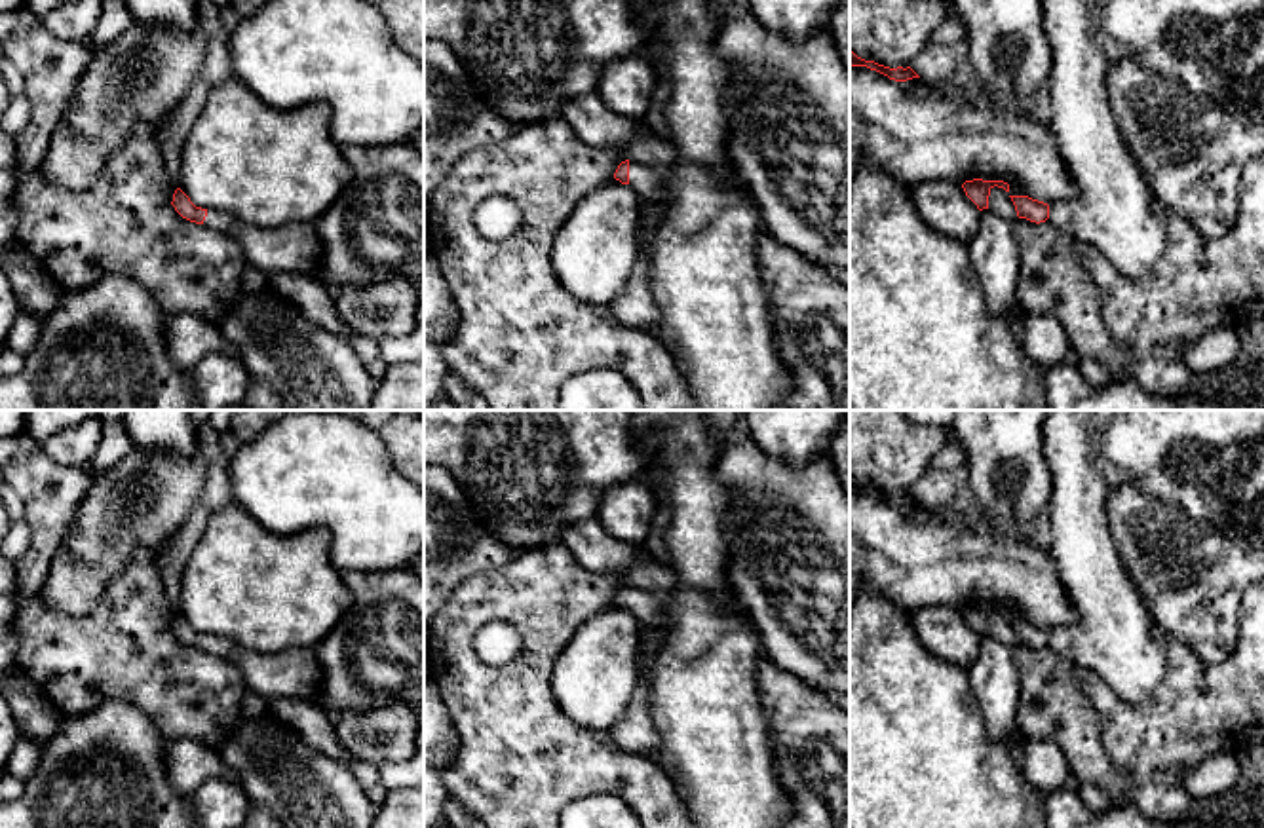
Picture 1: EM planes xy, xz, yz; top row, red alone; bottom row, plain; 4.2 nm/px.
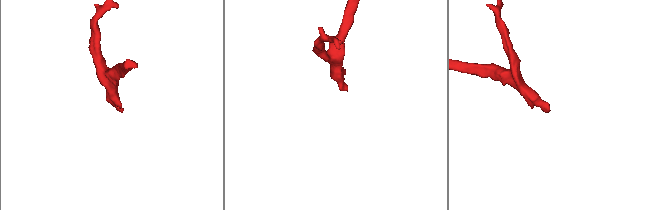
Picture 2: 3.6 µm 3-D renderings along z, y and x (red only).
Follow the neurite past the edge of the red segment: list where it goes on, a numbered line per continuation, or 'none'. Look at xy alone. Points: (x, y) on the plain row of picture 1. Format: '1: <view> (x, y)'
1: xy (295, 673)

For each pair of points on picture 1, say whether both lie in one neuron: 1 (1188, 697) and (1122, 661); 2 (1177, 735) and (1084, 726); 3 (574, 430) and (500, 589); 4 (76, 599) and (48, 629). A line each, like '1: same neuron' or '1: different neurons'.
1: different neurons
2: different neurons
3: different neurons
4: different neurons

